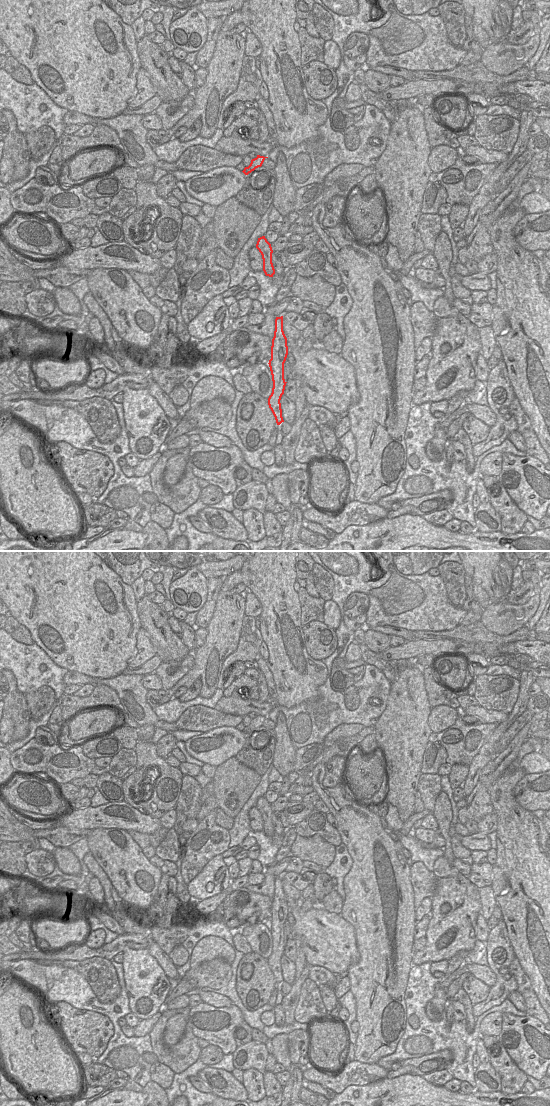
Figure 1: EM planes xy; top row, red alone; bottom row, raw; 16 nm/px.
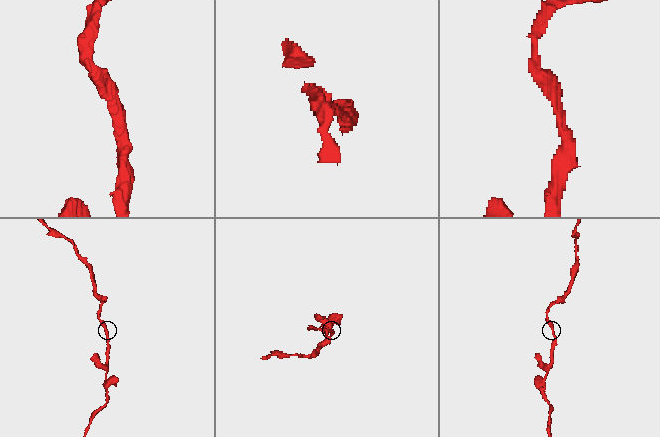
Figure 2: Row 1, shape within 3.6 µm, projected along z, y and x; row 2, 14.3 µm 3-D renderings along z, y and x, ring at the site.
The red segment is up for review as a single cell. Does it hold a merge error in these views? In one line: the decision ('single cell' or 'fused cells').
single cell

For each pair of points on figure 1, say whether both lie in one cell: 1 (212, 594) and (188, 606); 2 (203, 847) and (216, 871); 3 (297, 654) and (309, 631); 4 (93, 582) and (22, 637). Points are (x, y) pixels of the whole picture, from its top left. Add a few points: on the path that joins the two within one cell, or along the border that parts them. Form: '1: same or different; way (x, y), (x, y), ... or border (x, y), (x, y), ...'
1: different; border (207, 579), (207, 599), (197, 611)
2: different; border (221, 854), (215, 855), (194, 877)
3: different; border (301, 626), (305, 650), (310, 656), (318, 660)
4: different; border (20, 623), (29, 631), (30, 637), (34, 642)

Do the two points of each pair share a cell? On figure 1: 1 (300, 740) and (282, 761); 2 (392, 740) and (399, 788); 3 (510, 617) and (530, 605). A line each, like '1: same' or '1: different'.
1: different
2: same
3: same

